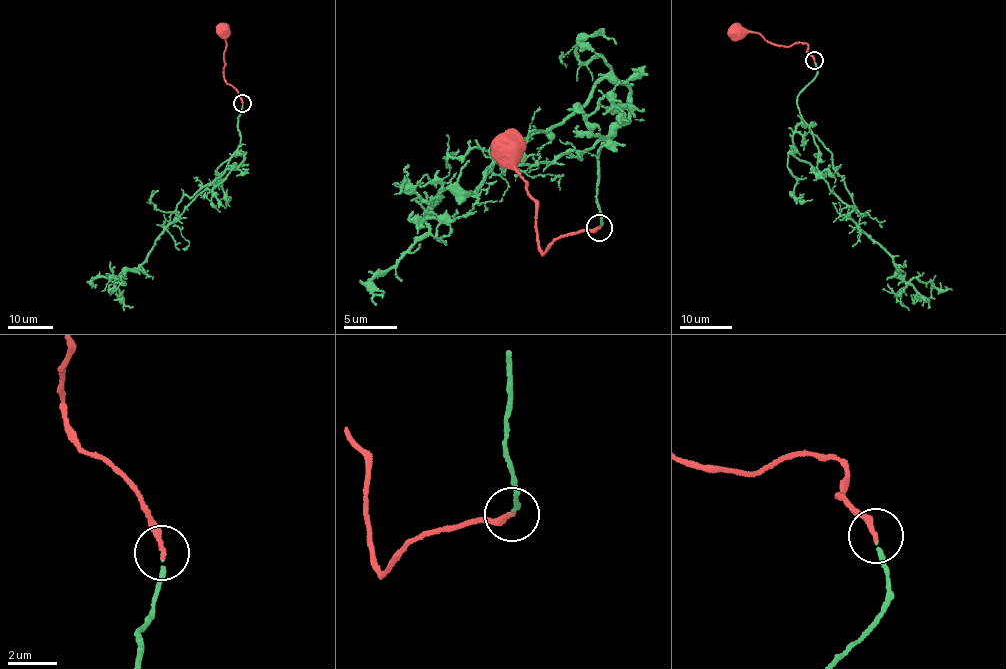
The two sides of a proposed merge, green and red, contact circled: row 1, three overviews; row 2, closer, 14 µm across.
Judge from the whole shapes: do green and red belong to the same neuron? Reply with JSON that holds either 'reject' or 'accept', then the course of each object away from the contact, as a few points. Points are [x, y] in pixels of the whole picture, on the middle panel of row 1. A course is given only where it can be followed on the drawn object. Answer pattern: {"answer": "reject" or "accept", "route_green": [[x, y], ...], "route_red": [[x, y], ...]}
{"answer": "accept", "route_green": [[600, 228], [614, 132], [581, 158], [530, 165], [519, 147], [479, 190], [445, 190], [375, 276], [376, 305]], "route_red": [[600, 228], [595, 232], [579, 231], [552, 242], [547, 252], [540, 251], [536, 199], [503, 151]]}

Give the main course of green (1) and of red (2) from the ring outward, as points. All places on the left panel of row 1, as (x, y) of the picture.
1: (242, 103), (237, 118), (240, 142), (215, 179), (137, 268), (113, 279), (94, 279), (91, 288)
2: (242, 103), (223, 74), (226, 43), (220, 30)

